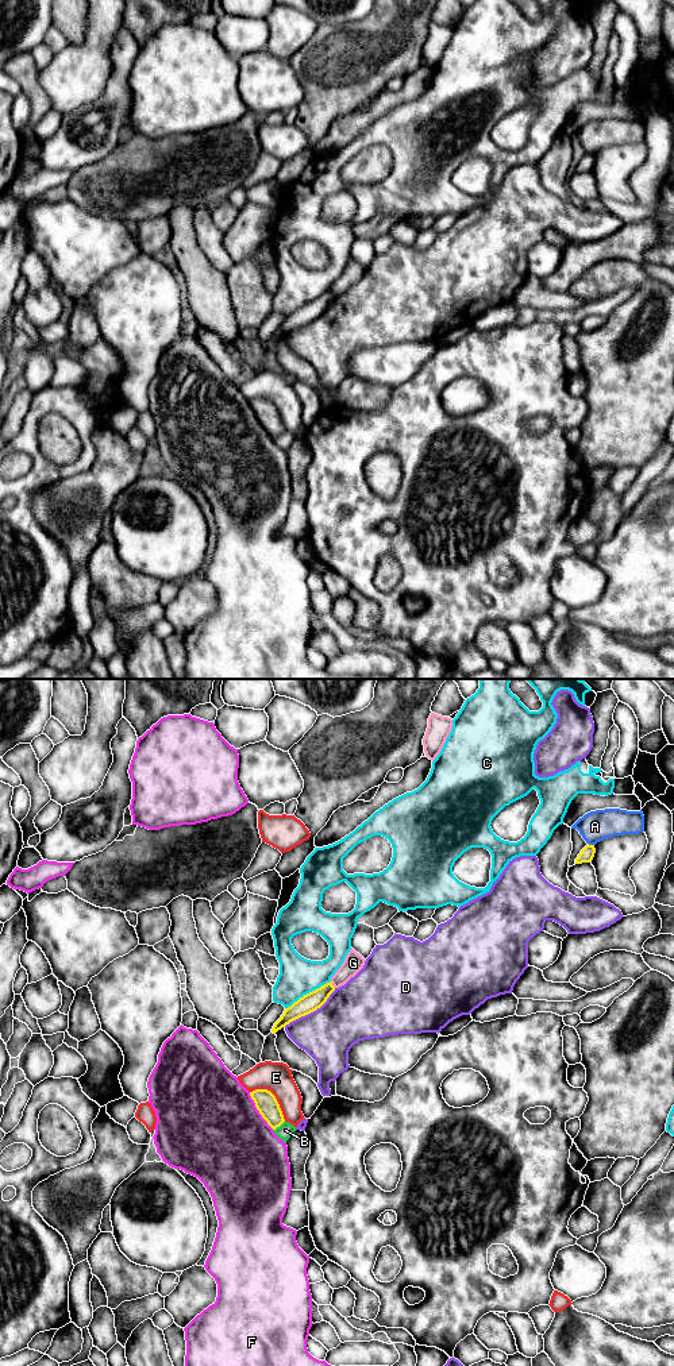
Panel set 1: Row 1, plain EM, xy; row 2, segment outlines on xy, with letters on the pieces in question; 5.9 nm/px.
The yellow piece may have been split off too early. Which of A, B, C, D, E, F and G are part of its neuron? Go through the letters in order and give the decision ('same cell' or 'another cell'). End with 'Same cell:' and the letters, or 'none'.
A: another cell
B: another cell
C: another cell
D: another cell
E: another cell
F: another cell
G: another cell
Same cell: none

